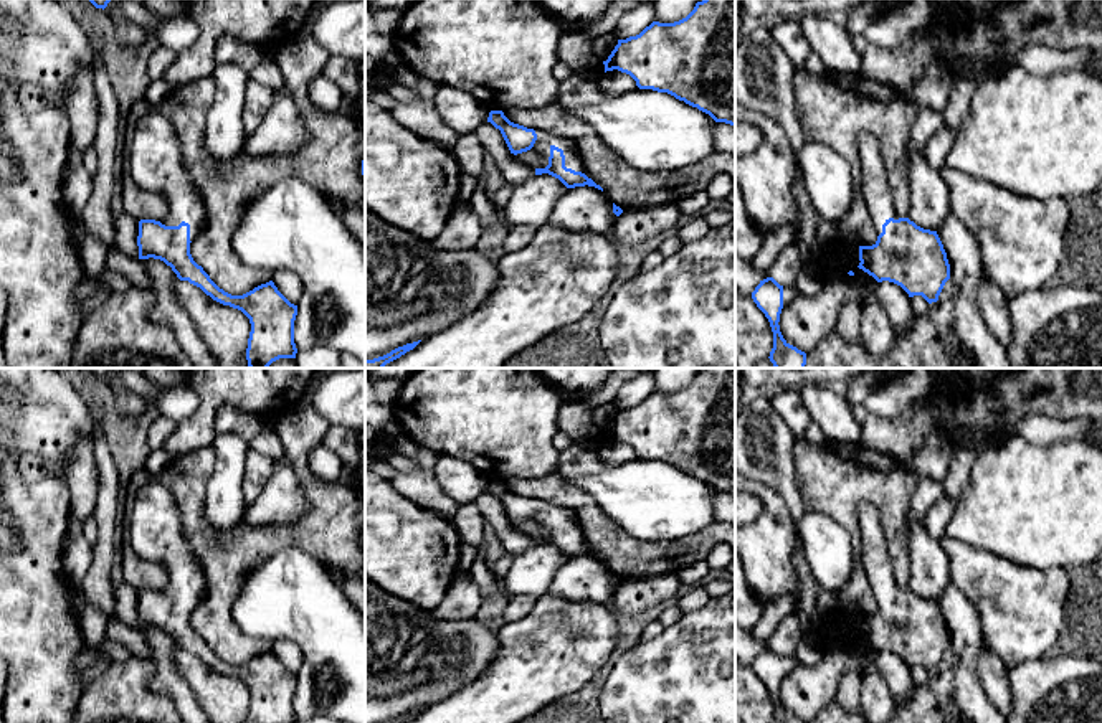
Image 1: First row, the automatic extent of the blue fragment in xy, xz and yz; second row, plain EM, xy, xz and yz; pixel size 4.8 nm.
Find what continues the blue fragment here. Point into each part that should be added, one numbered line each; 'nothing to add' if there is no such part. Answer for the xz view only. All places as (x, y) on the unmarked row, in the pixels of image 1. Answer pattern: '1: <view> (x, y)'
1: xz (544, 509)

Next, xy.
1: xy (156, 532)

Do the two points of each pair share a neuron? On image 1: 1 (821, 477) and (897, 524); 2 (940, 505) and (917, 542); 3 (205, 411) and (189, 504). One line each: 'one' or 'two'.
1: one
2: two
3: two

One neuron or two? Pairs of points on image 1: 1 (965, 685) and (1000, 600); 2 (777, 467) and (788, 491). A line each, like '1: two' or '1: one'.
1: two
2: one

